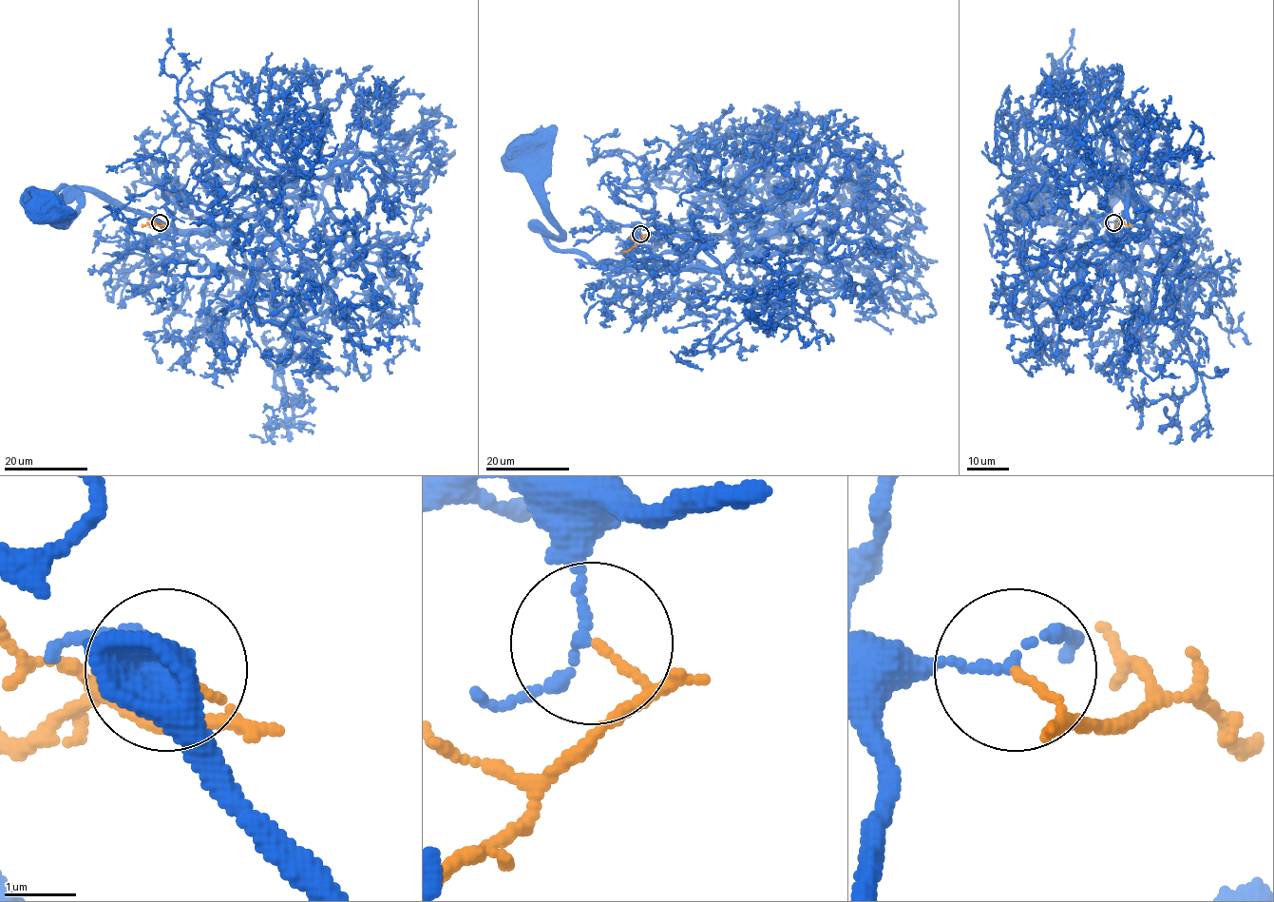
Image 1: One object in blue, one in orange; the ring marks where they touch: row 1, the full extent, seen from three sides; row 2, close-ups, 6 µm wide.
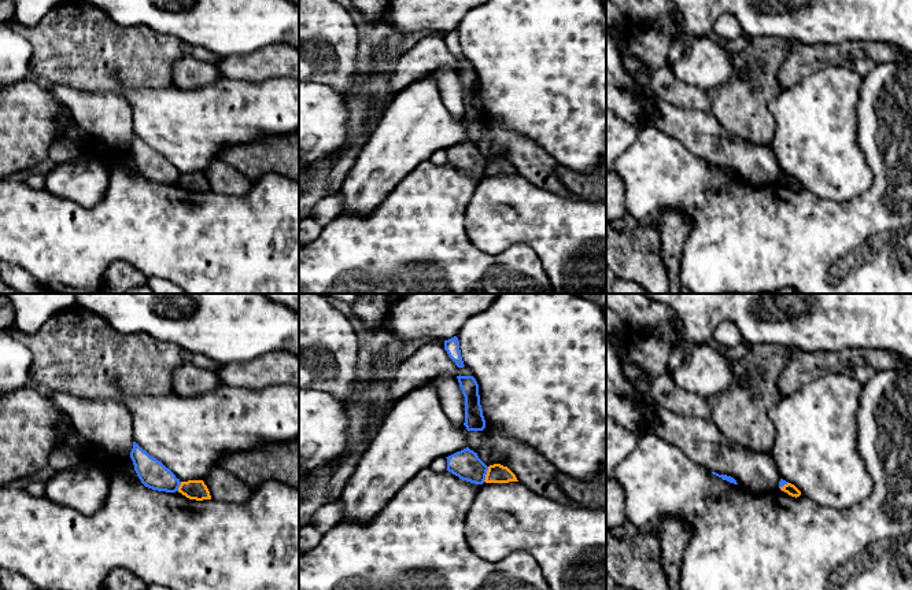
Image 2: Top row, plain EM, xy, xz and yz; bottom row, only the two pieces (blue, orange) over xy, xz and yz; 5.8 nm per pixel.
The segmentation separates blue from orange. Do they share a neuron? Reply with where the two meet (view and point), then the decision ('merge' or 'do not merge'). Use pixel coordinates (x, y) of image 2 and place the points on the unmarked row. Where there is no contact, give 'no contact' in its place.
xz (486, 166) | do not merge

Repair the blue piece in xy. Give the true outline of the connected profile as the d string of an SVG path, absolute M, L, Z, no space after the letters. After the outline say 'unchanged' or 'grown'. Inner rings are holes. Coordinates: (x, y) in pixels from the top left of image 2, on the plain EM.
M133 134L130 151L139 172L145 180L166 185L178 184L181 177L180 172L177 172L160 154L143 143L136 134Z; unchanged

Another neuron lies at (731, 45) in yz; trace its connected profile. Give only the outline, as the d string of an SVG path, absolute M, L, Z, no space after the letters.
M741 36L735 40L723 40L723 38L719 38L719 37L713 37L725 51L728 52L738 52L741 51L745 45L746 45L746 41L747 41L747 37L746 36Z

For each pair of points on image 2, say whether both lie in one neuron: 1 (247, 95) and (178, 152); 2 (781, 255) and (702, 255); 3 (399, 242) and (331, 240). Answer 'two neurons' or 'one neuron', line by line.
1: one neuron
2: one neuron
3: one neuron

